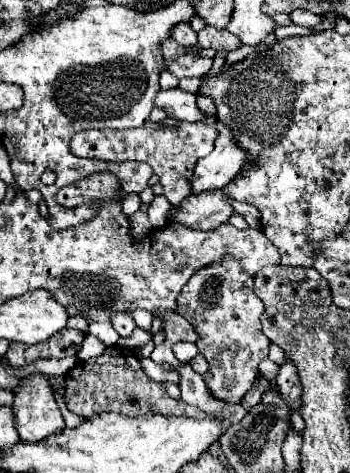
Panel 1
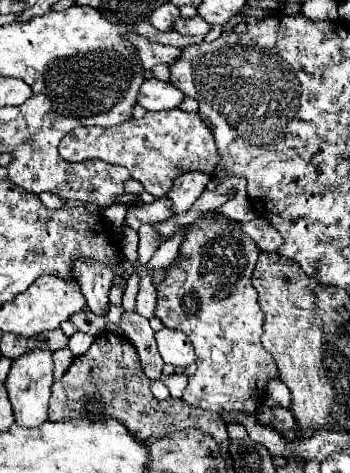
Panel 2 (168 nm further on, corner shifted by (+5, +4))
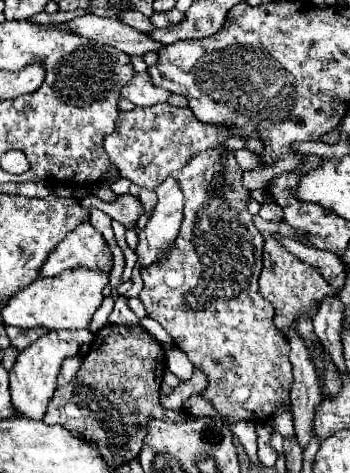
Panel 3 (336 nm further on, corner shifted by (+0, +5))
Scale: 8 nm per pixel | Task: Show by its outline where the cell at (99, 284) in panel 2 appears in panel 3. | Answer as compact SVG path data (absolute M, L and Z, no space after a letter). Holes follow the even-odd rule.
M89 222L75 228L75 232L71 232L67 240L55 248L55 252L51 252L47 264L43 264L41 276L57 276L71 268L89 268L107 274L113 270L113 254L109 244Z

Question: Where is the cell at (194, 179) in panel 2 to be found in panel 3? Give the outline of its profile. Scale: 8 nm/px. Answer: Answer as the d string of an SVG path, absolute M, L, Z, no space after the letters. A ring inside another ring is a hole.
M167 178L155 192L159 202L153 208L147 226L139 232L137 244L137 256L145 268L151 266L159 252L175 240L183 220L183 192L179 184L173 178Z

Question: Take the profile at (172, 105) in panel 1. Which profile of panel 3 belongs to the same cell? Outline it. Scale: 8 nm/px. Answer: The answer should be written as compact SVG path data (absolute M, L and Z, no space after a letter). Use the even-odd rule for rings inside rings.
M149 72L135 74L135 80L131 80L131 84L127 84L127 88L123 88L123 98L131 100L135 106L141 106L141 108L167 102L169 96L171 96L171 92L167 92L151 82Z

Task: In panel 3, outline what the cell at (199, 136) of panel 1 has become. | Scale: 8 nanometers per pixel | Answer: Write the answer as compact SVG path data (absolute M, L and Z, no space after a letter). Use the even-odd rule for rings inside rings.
M155 104L151 108L135 108L131 112L121 112L115 132L105 136L103 146L109 154L111 164L123 178L147 190L155 190L163 174L171 174L183 168L197 152L221 148L225 138L227 130L195 120L191 108Z

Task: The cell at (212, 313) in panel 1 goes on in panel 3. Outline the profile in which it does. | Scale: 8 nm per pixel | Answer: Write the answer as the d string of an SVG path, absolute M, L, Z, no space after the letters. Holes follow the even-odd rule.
M217 148L217 150L211 150L211 152L195 154L193 160L183 170L173 172L171 176L179 182L179 186L181 186L181 190L185 194L185 218L183 218L179 236L175 240L175 248L171 250L171 256L165 262L149 266L147 270L141 272L141 276L143 276L143 290L139 292L139 298L143 300L143 304L147 308L147 316L153 318L153 320L157 320L173 336L175 344L187 354L187 358L195 364L195 368L201 370L207 376L207 388L201 392L201 396L207 402L213 404L213 408L215 408L215 412L219 416L225 416L231 424L241 422L241 420L249 420L249 422L269 420L273 416L277 404L281 404L281 402L289 404L287 396L289 396L289 388L293 384L293 372L291 372L291 362L289 362L289 342L285 340L283 334L279 334L277 328L273 328L273 316L275 316L273 306L265 298L261 298L259 292L257 292L257 280L259 280L259 274L261 274L261 258L263 258L263 236L253 226L251 214L247 212L249 192L241 184L243 172L239 170L239 166L235 162L233 152L229 152L225 148Z

